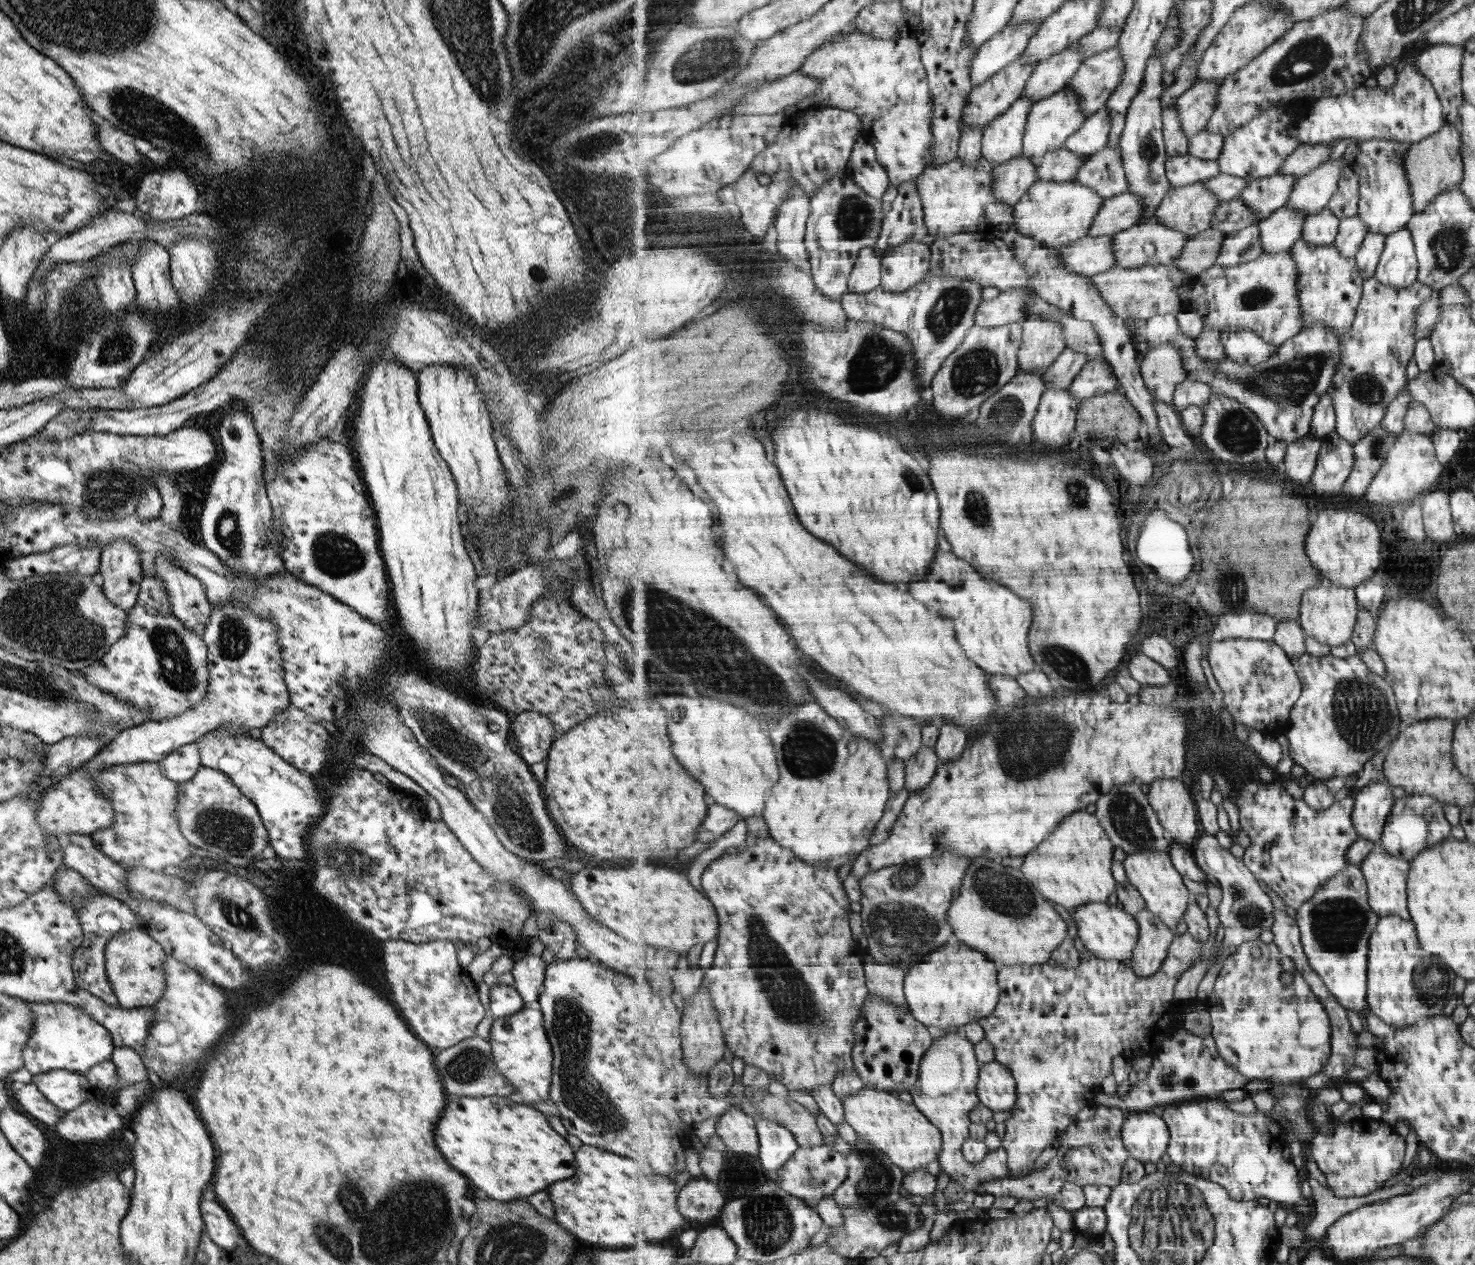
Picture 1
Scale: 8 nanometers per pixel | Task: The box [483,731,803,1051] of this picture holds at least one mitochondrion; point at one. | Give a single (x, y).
(516, 816)

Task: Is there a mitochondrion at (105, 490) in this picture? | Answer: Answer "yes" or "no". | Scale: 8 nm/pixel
yes

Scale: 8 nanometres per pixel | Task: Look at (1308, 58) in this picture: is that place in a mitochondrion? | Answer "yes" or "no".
yes

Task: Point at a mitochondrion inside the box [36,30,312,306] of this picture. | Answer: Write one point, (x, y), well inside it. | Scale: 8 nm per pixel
(134, 109)

